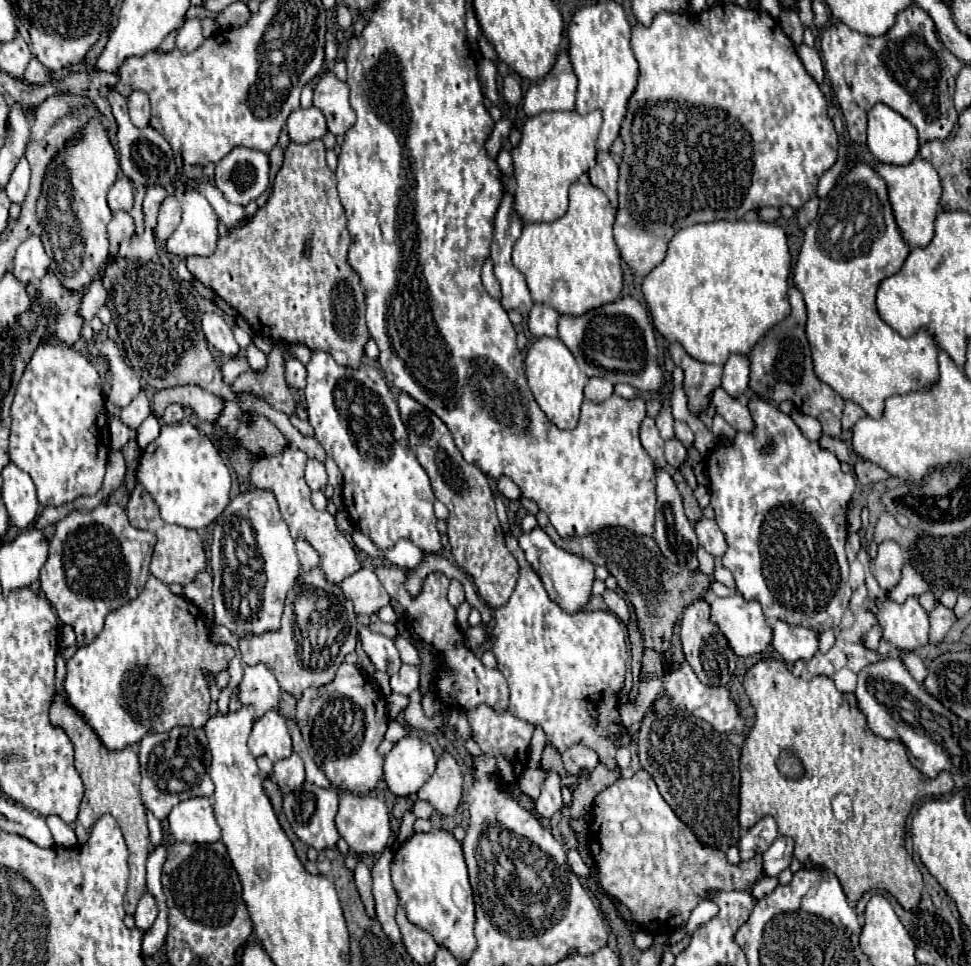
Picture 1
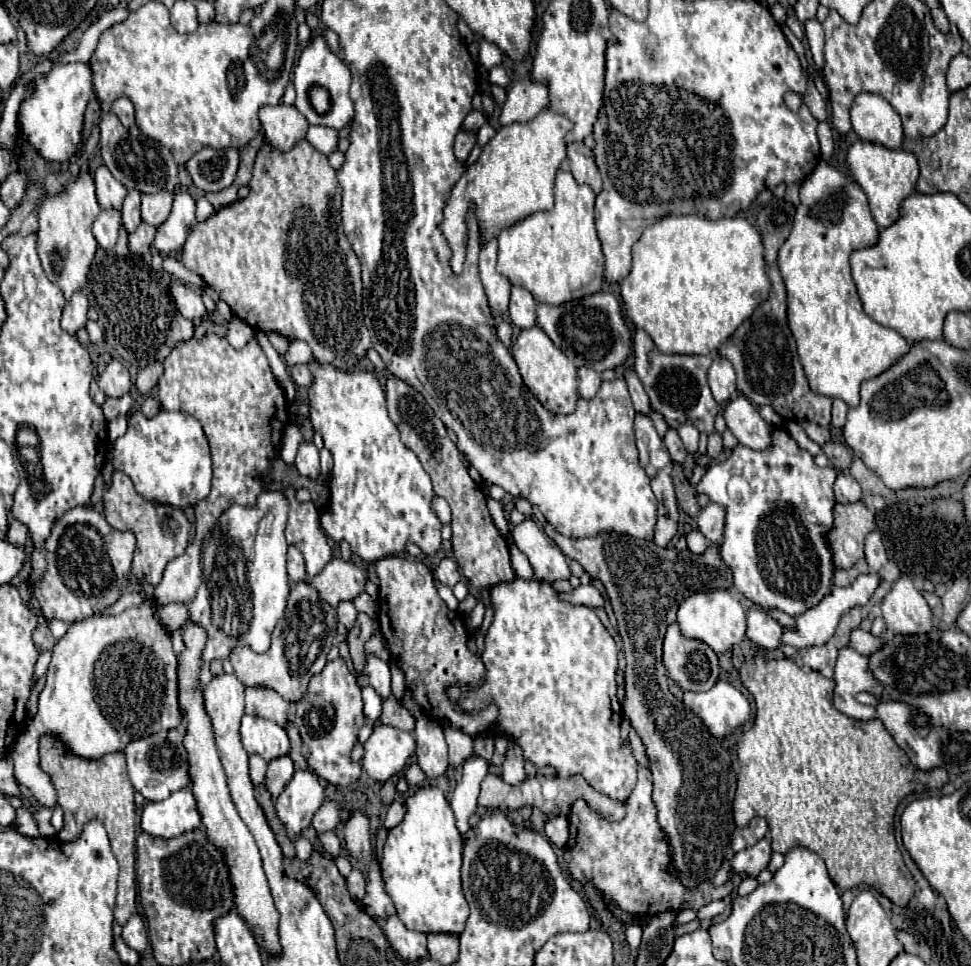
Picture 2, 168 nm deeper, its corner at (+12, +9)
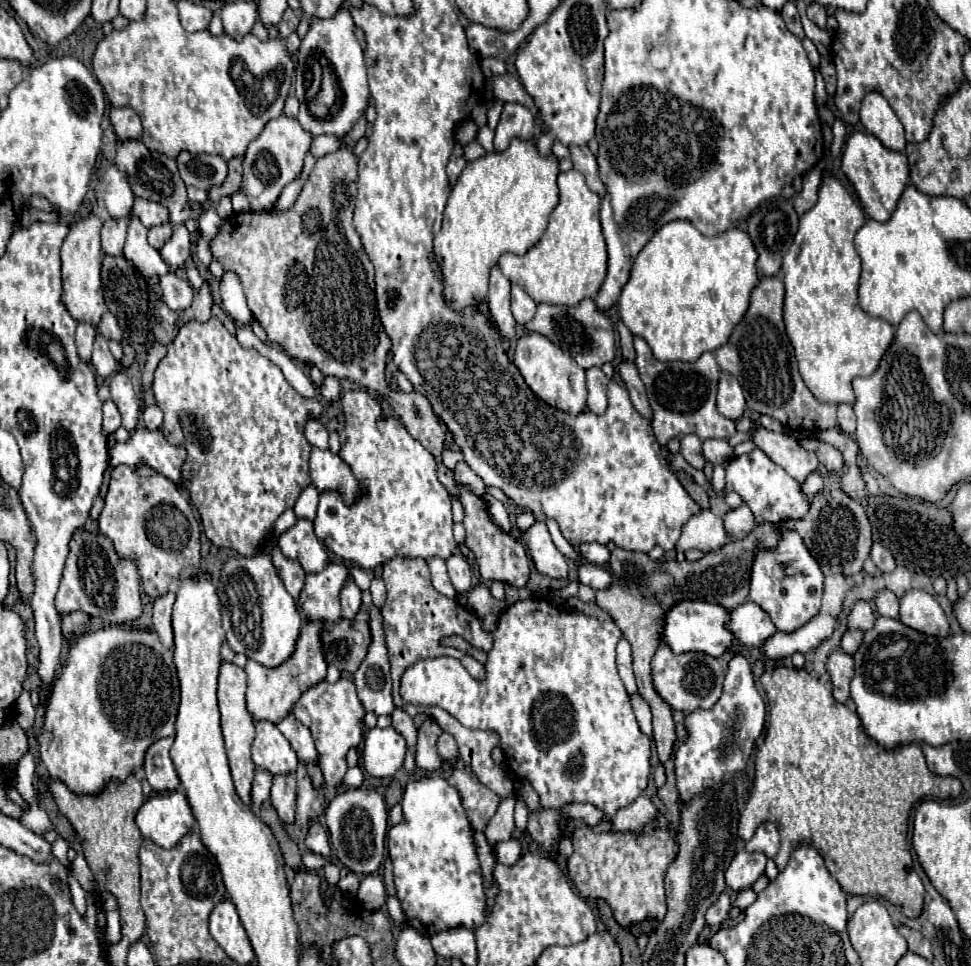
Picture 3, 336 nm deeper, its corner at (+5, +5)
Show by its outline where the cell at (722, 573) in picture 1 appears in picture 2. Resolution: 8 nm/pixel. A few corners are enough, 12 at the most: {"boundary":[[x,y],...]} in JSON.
{"boundary":[[695,529],[687,533],[689,551],[703,555],[709,547]]}

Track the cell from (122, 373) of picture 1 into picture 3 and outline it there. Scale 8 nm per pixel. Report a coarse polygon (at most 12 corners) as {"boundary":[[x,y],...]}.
{"boundary":[[124,373],[110,377],[112,401],[122,427],[134,431],[140,409],[132,381]]}

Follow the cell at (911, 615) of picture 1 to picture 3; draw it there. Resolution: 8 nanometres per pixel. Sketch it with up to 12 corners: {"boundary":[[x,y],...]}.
{"boundary":[[926,591],[900,597],[900,621],[948,637],[948,619]]}

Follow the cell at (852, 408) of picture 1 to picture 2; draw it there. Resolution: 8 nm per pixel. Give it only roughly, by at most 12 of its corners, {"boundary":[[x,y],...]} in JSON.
{"boundary":[[833,399],[833,427],[845,425],[849,405]]}

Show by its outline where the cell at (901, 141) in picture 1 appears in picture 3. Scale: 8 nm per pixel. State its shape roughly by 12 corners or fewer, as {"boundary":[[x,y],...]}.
{"boundary":[[880,93],[862,101],[860,121],[884,147],[904,151],[904,127]]}

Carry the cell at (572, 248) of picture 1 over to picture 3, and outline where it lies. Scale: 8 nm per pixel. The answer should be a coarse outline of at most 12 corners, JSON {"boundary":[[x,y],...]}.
{"boundary":[[576,169],[540,243],[500,271],[536,303],[578,305],[606,277],[600,197]]}

